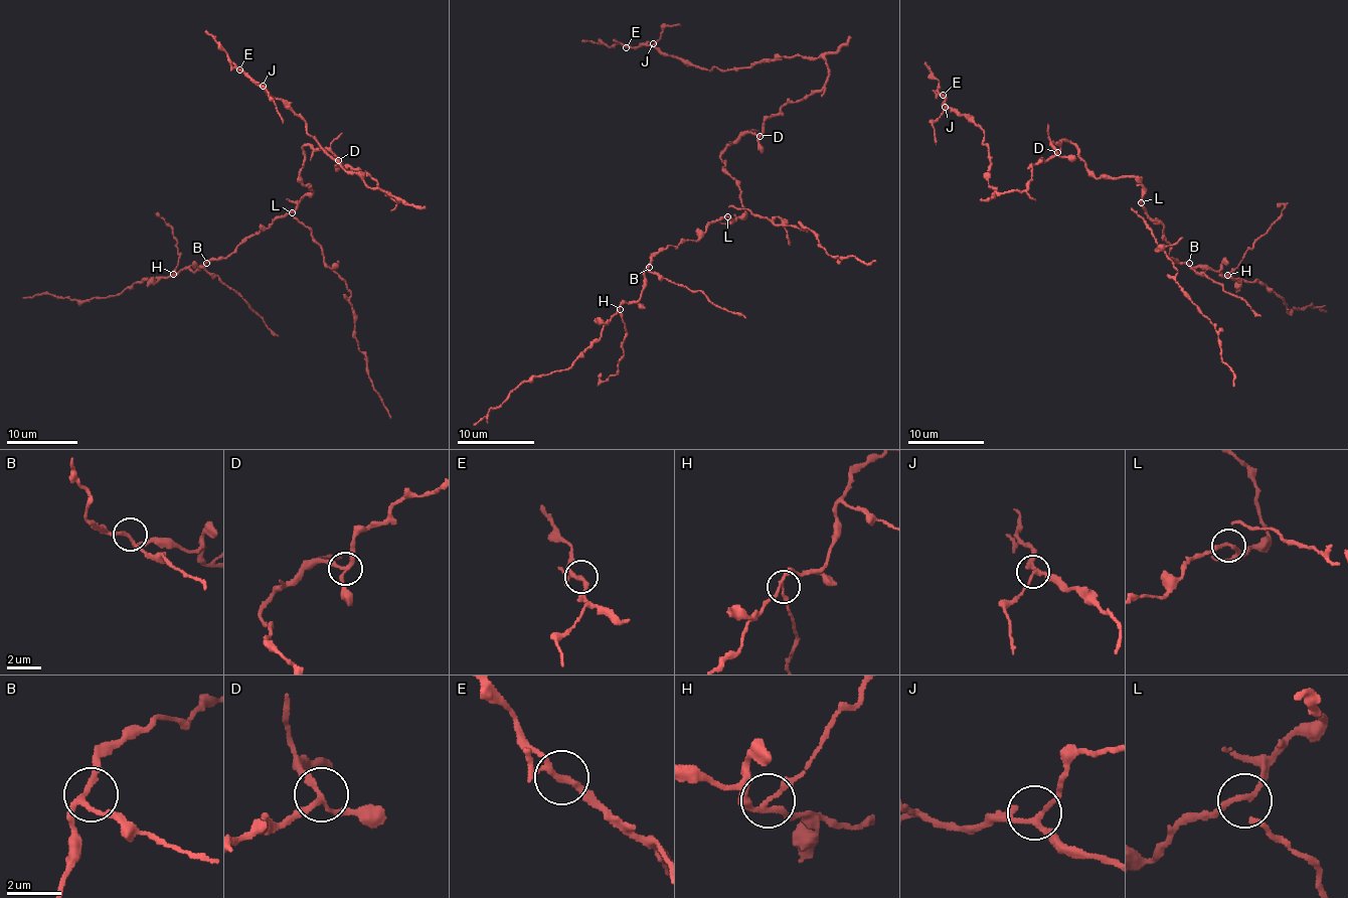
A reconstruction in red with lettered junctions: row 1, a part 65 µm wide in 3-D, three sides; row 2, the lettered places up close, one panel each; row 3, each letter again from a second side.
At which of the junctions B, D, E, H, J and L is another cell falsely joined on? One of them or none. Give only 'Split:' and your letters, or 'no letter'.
Split: H

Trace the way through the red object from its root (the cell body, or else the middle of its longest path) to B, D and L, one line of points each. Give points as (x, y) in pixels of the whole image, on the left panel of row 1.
B: (303, 164), (300, 180), (312, 192), (305, 194), (294, 210), (251, 234), (225, 258), (206, 263)
D: (303, 164), (303, 146), (309, 145), (330, 151), (338, 160)
L: (303, 164), (300, 180), (313, 192), (297, 202), (292, 212)

